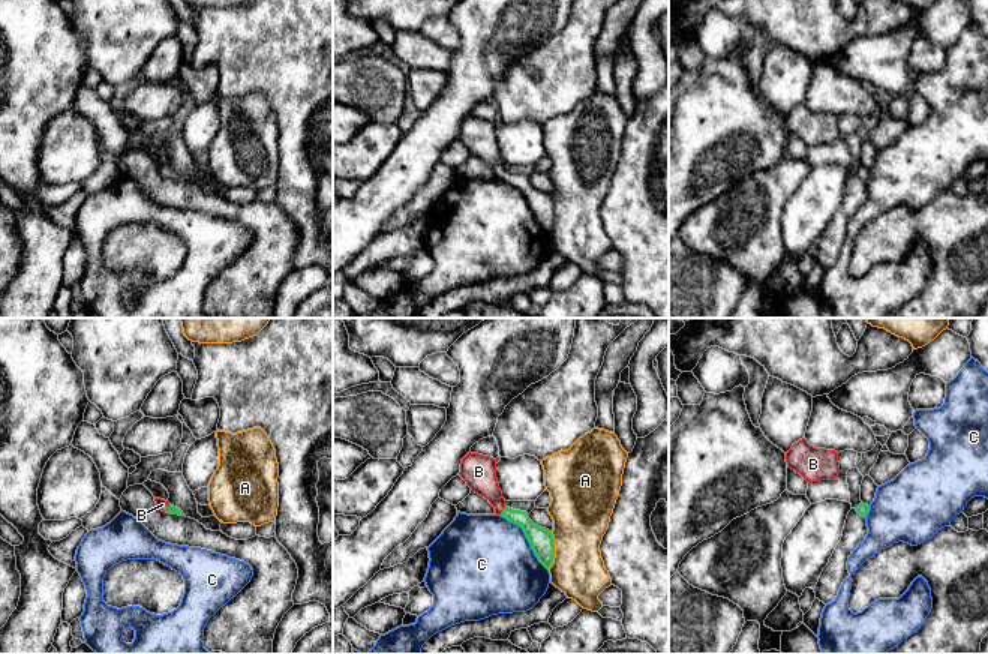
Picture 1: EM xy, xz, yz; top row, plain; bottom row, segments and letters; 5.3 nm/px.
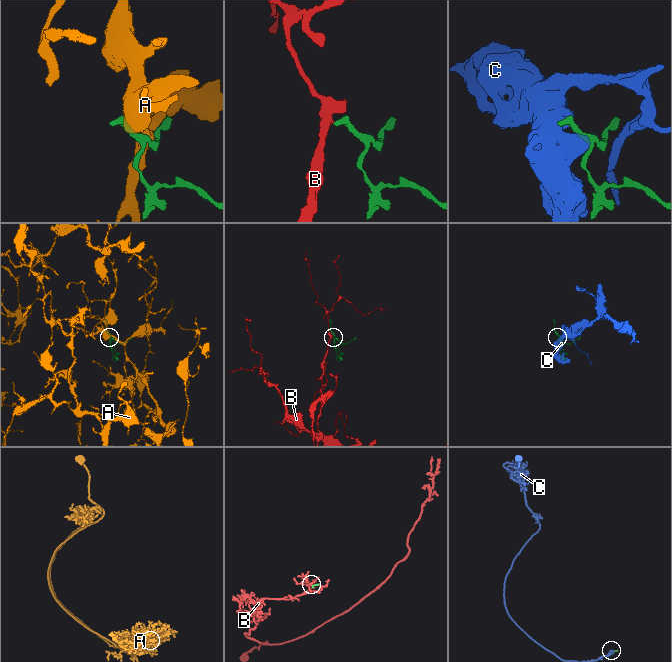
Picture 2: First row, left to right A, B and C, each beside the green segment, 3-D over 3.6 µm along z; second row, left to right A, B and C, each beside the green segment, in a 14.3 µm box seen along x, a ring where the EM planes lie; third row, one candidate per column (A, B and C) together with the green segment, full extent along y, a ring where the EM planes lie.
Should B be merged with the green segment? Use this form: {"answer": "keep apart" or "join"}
{"answer": "join"}

